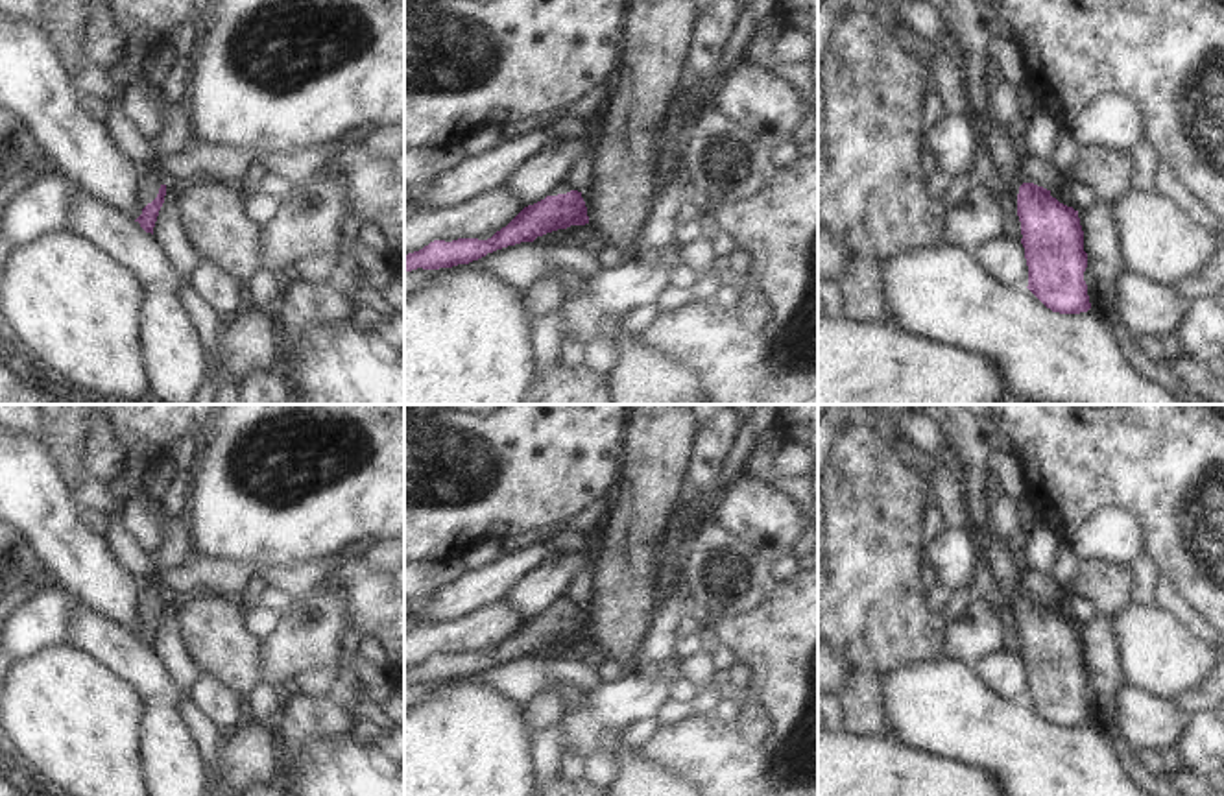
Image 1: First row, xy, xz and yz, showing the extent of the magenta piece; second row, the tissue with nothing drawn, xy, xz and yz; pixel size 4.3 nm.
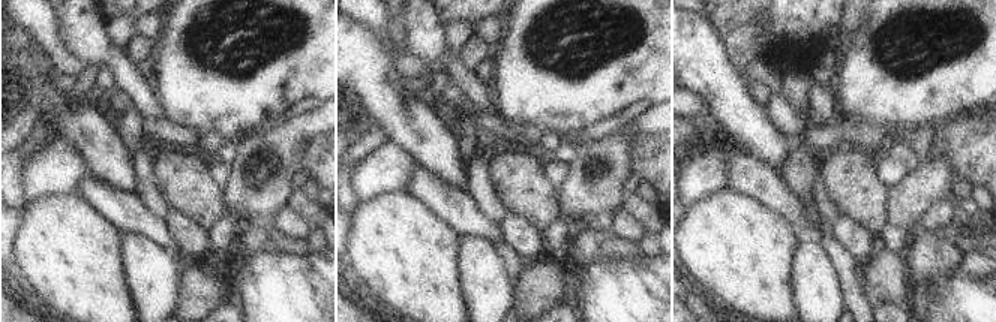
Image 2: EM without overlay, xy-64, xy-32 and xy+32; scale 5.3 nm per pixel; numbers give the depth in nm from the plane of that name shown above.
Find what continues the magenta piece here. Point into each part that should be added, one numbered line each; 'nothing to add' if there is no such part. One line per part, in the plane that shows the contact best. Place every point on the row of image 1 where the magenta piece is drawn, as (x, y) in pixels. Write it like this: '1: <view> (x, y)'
1: xy (150, 178)

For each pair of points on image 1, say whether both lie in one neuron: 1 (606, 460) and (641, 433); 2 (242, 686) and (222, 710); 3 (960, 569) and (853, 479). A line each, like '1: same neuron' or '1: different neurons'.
1: different neurons
2: different neurons
3: different neurons

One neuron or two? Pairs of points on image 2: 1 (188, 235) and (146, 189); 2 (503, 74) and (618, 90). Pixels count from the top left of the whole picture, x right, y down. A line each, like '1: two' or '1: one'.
1: one
2: one

